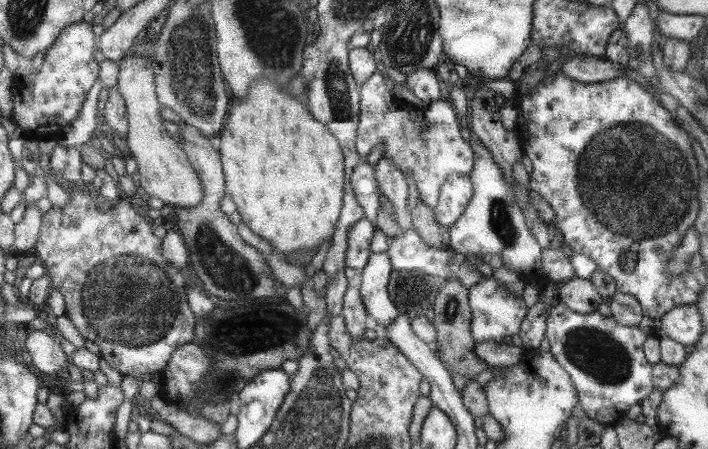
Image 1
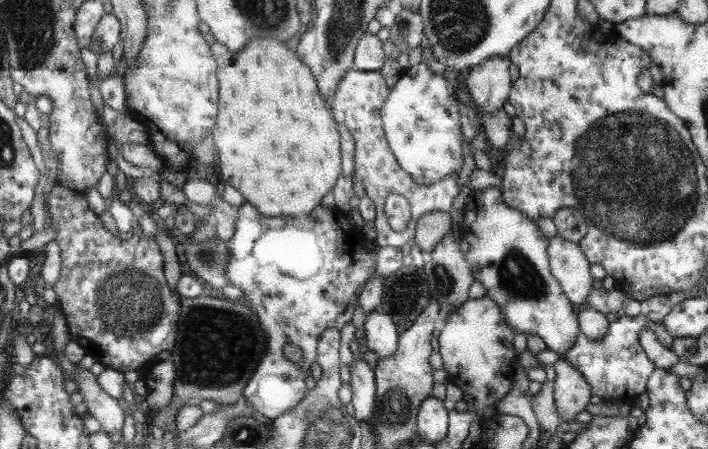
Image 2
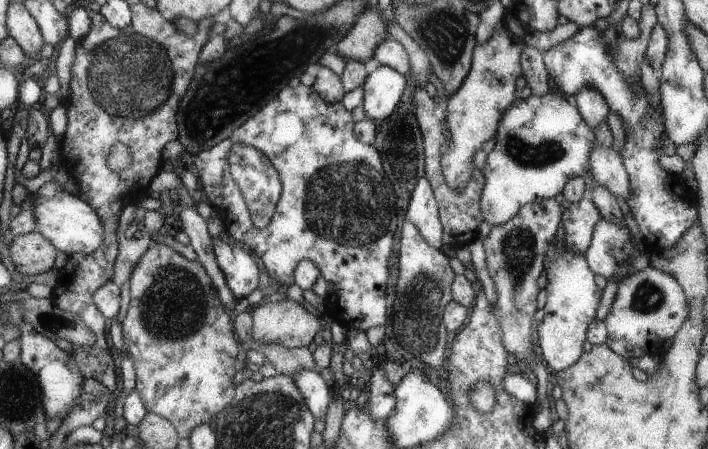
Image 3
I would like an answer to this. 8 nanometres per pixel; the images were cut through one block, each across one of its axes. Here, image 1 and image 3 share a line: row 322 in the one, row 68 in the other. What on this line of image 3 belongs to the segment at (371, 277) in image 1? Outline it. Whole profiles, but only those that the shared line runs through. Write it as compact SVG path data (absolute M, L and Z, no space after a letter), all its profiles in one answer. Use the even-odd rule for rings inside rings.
M385 65L377 67L361 84L362 108L367 119L382 122L402 97L407 79Z

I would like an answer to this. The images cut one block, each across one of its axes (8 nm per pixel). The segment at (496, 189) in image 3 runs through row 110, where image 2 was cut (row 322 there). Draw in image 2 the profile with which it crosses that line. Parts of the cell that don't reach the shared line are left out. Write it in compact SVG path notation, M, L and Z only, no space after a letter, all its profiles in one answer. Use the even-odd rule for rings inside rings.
M487 187L483 190L470 191L463 205L463 222L460 224L460 236L470 247L464 256L470 264L471 272L485 289L484 296L490 297L503 312L505 320L513 328L514 334L535 334L545 344L546 350L551 350L560 357L575 345L581 329L578 325L576 307L562 291L558 280L550 272L548 240L543 236L535 221L525 217L517 209L511 208L503 201L499 187Z

